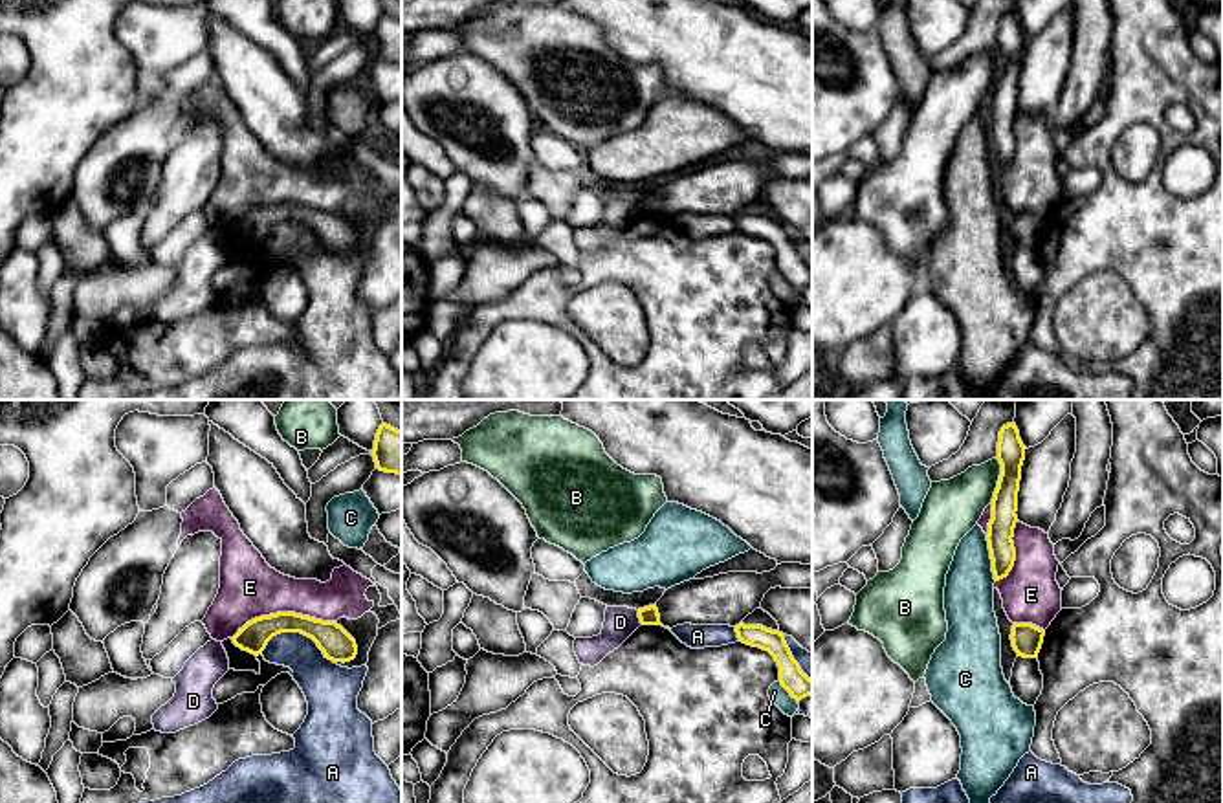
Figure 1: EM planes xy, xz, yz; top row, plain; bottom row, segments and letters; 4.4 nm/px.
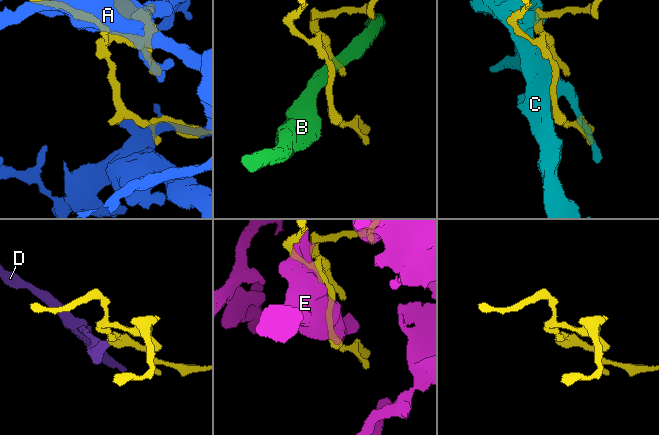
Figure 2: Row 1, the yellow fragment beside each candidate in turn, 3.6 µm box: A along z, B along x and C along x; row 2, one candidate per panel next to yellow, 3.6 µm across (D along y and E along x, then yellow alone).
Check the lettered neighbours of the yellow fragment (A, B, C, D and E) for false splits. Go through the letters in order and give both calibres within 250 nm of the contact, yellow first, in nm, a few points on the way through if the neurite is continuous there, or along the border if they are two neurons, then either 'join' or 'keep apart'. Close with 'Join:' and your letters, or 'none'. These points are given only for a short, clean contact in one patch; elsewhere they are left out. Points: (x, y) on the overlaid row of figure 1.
A: 140/190 nm | join
B: 130/240 nm | along yz (998, 457), (1000, 479), (991, 501) | keep apart
C: 120/220 nm | keep apart
D: 80/140 nm | along xz (637, 611), (642, 624) | keep apart
E: 140/260 nm | keep apart
Join: A

